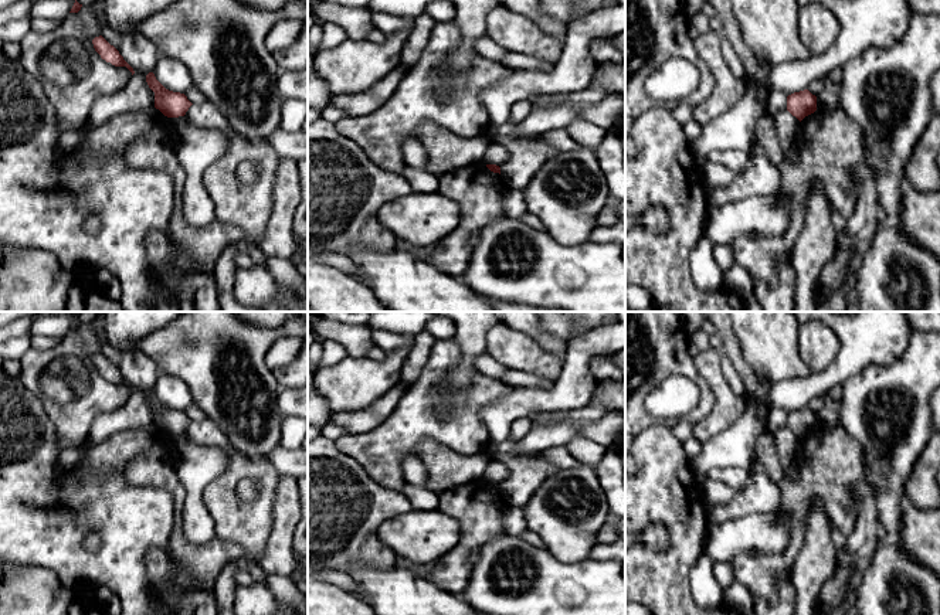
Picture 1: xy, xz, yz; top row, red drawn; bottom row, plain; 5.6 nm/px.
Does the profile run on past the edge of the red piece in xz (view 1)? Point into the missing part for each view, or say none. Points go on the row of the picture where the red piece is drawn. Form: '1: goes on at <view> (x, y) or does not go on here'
1: does not go on here

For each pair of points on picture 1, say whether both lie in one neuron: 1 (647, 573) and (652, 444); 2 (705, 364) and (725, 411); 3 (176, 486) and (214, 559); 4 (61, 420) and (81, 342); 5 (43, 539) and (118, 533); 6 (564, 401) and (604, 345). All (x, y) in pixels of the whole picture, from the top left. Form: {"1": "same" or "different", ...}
{"1": "same", "2": "same", "3": "same", "4": "same", "5": "same", "6": "same"}

